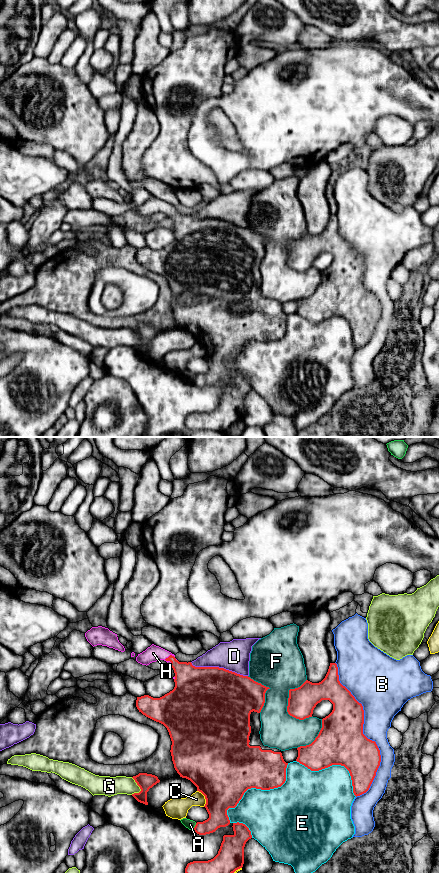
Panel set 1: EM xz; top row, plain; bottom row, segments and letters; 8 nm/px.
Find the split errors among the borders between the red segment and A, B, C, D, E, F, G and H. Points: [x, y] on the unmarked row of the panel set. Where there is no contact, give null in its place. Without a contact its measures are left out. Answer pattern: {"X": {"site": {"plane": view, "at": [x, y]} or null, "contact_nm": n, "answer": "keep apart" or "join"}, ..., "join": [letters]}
{"A": {"site": {"plane": "xz", "at": [195, 378]}, "contact_nm": 60, "answer": "keep apart"}, "B": {"site": {"plane": "xz", "at": [362, 285]}, "contact_nm": 1100, "answer": "keep apart"}, "C": {"site": {"plane": "xz", "at": [205, 350]}, "contact_nm": 150, "answer": "keep apart"}, "D": {"site": {"plane": "xz", "at": [218, 219]}, "contact_nm": 480, "answer": "keep apart"}, "E": {"site": {"plane": "xz", "at": [257, 340]}, "contact_nm": 700, "answer": "keep apart"}, "F": {"site": {"plane": "xz", "at": [288, 251]}, "contact_nm": 340, "answer": "keep apart"}, "G": {"site": {"plane": "xz", "at": [137, 336]}, "contact_nm": 150, "answer": "keep apart"}, "H": {"site": {"plane": "xz", "at": [169, 208]}, "contact_nm": 90, "answer": "join"}, "join": ["H"]}

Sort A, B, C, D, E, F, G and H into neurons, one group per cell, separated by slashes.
A / B / C / D / E / F / G / H

